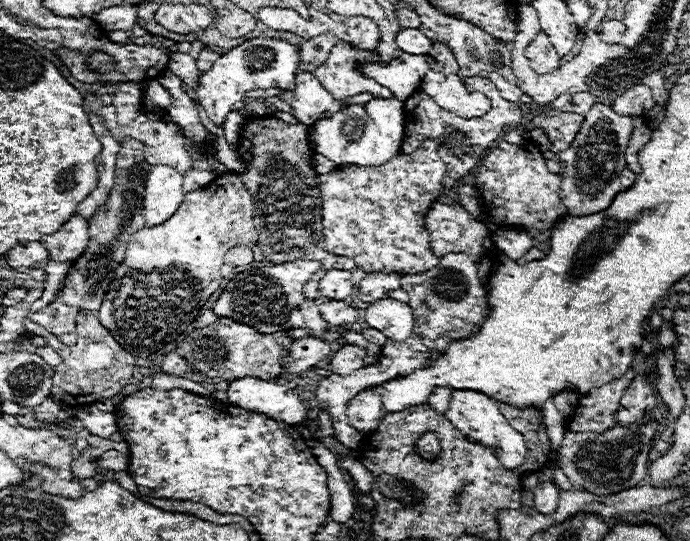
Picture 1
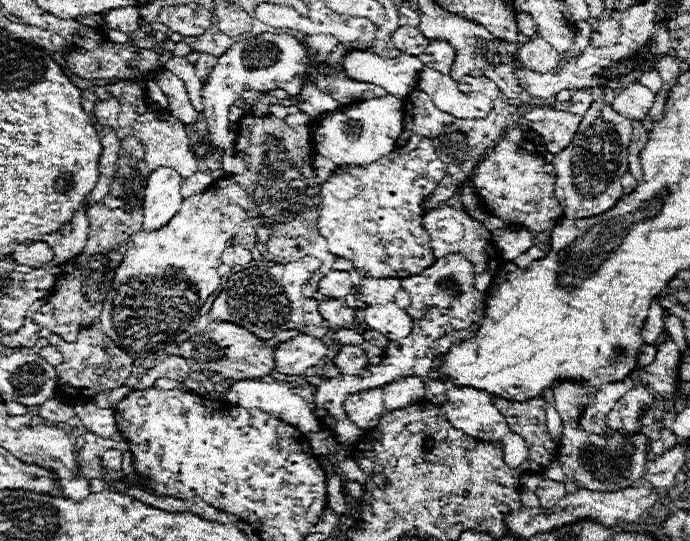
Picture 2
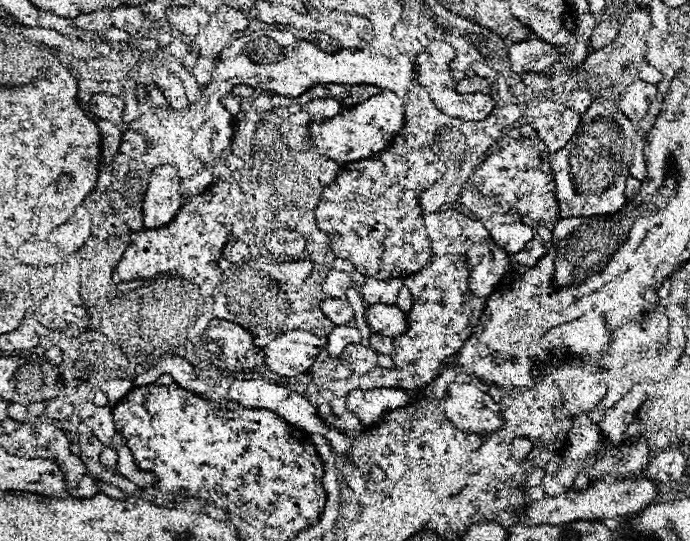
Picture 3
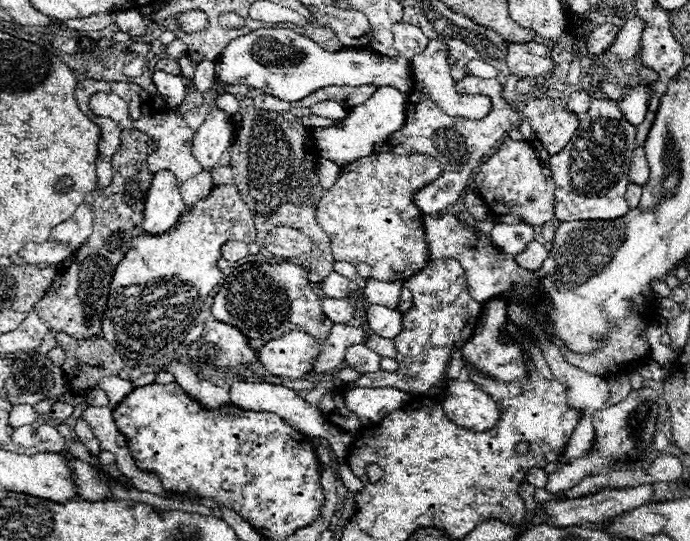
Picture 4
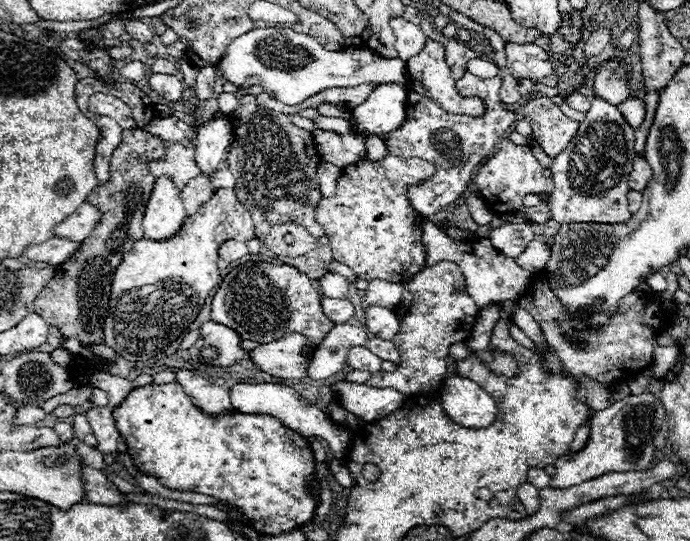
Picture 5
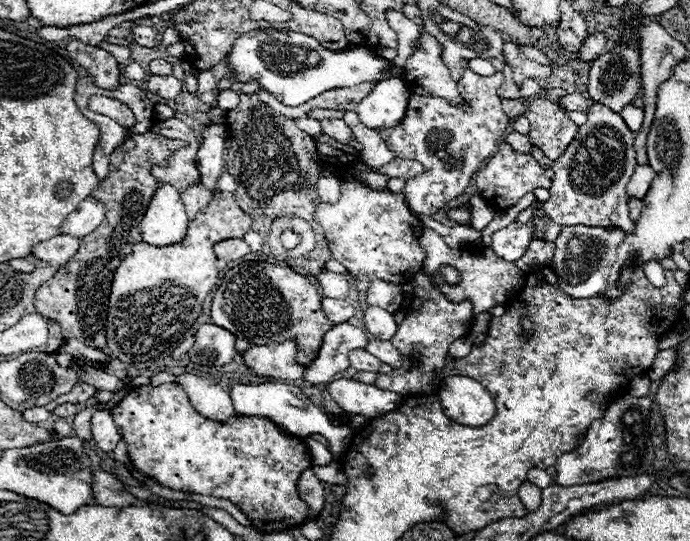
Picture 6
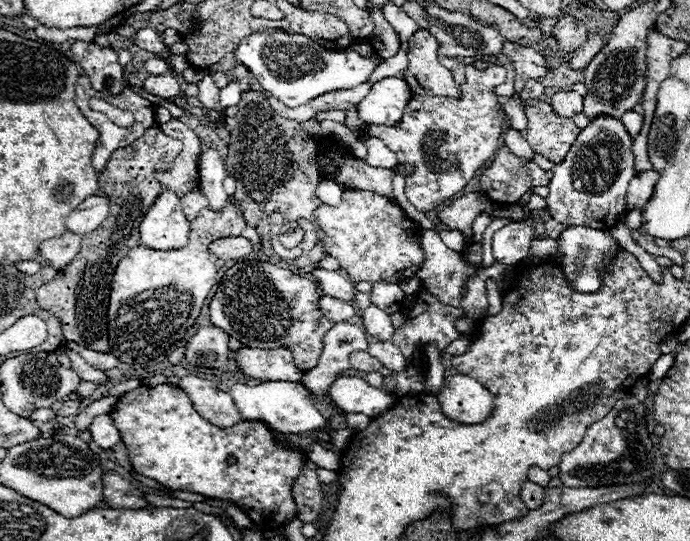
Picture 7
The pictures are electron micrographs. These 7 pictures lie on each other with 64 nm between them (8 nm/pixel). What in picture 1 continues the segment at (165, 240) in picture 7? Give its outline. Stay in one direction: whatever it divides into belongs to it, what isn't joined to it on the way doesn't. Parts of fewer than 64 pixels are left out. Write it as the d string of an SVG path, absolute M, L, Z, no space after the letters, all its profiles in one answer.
M152 166L150 174L146 176L144 190L146 226L158 226L166 222L182 202L182 174L172 166Z

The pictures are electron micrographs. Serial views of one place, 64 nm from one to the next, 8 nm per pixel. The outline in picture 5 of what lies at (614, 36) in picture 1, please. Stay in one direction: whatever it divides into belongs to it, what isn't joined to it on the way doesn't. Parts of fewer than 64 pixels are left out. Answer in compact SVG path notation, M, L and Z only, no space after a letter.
M598 28L584 42L584 56L586 58L592 58L592 56L600 54L608 44L610 44L610 32L604 30L604 28Z

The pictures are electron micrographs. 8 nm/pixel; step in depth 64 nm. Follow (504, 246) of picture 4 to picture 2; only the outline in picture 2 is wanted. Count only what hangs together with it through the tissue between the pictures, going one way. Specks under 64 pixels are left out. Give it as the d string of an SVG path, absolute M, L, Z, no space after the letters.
M528 228L518 230L496 230L494 240L498 242L500 250L508 260L518 258L522 252L526 252L532 246L532 234Z

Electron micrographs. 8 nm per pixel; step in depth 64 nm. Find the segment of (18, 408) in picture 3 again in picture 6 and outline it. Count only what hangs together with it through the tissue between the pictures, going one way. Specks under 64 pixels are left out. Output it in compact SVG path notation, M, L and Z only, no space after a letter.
M28 408L22 412L22 416L28 420L28 422L44 422L46 420L46 408Z

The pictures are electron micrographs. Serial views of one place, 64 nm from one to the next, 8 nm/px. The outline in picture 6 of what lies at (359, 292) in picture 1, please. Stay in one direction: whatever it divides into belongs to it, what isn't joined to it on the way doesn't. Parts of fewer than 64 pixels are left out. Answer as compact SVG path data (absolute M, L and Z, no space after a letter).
M374 280L374 282L370 282L370 290L368 290L366 300L368 300L368 304L382 306L384 310L390 310L394 314L404 300L404 292L402 292L400 284Z

